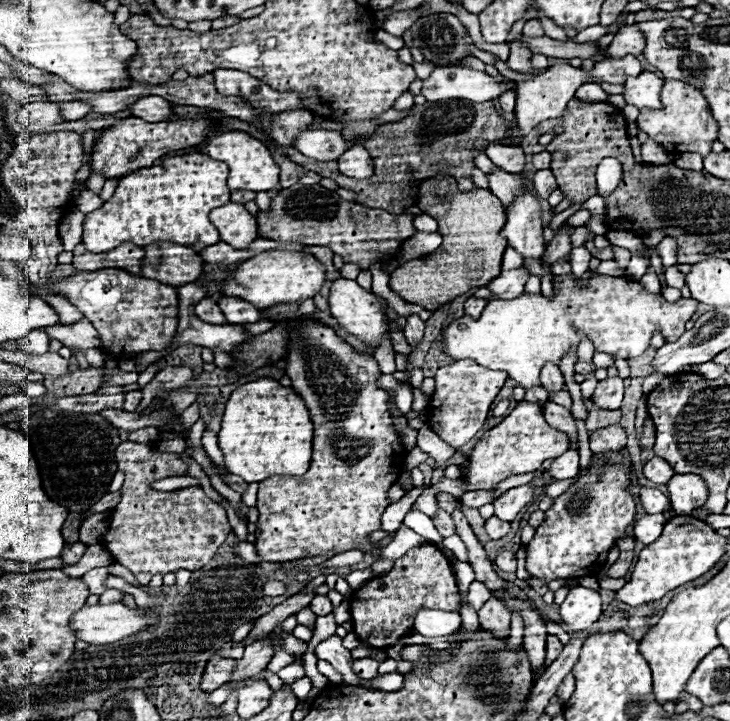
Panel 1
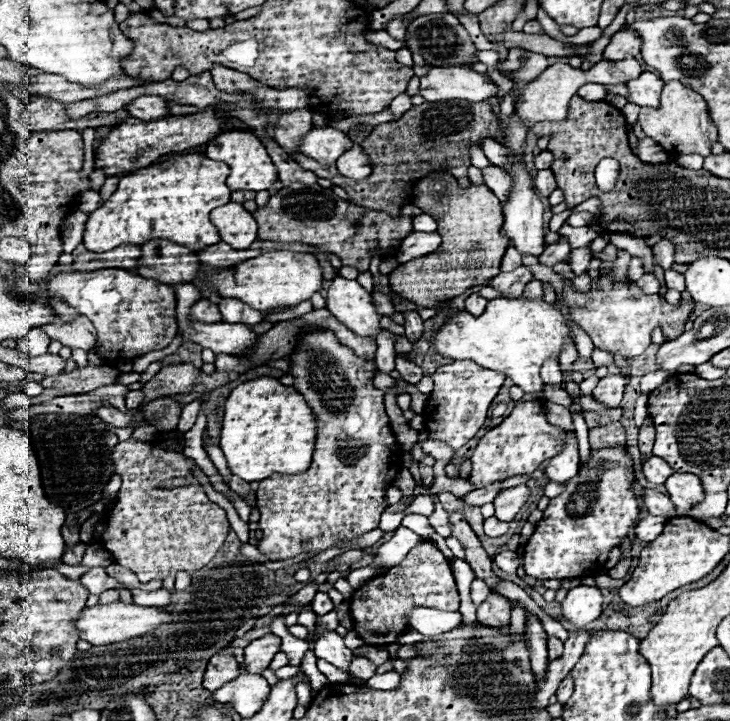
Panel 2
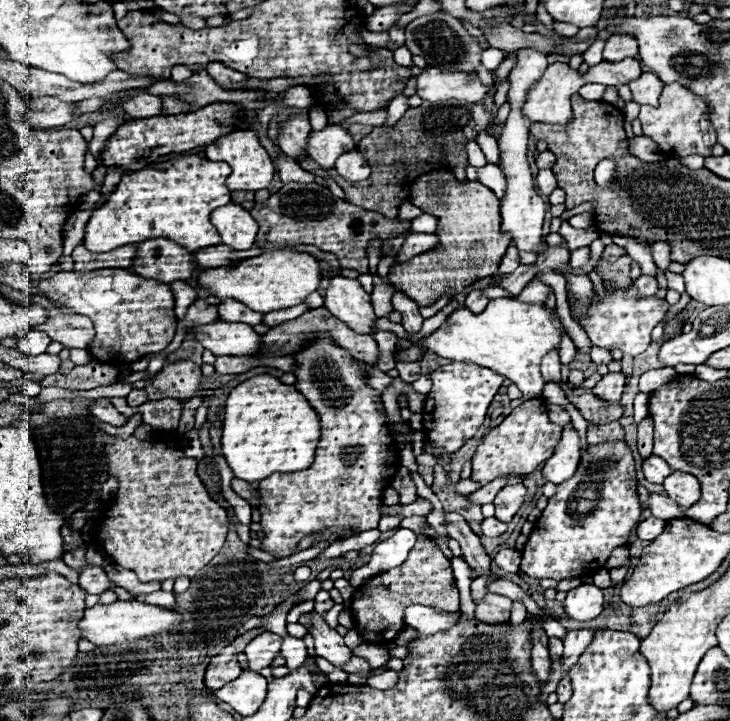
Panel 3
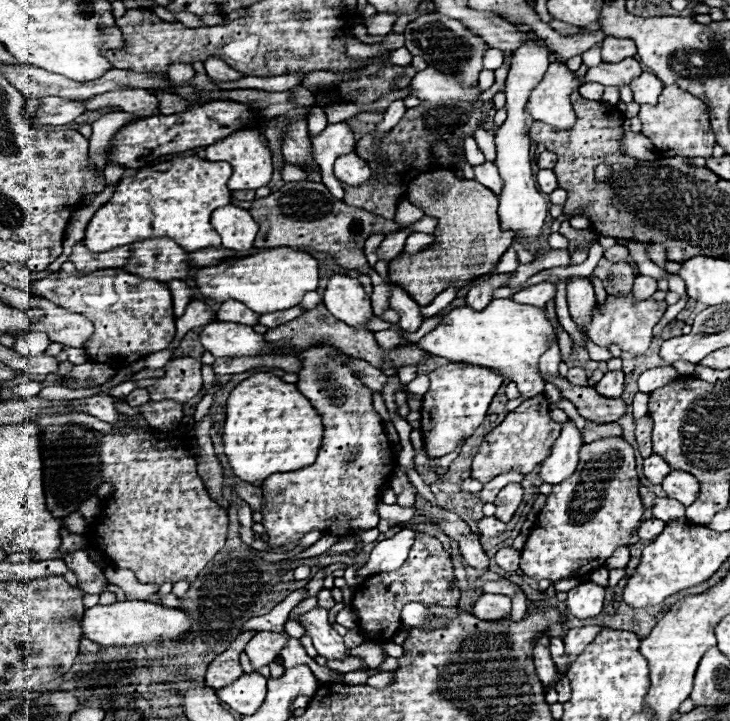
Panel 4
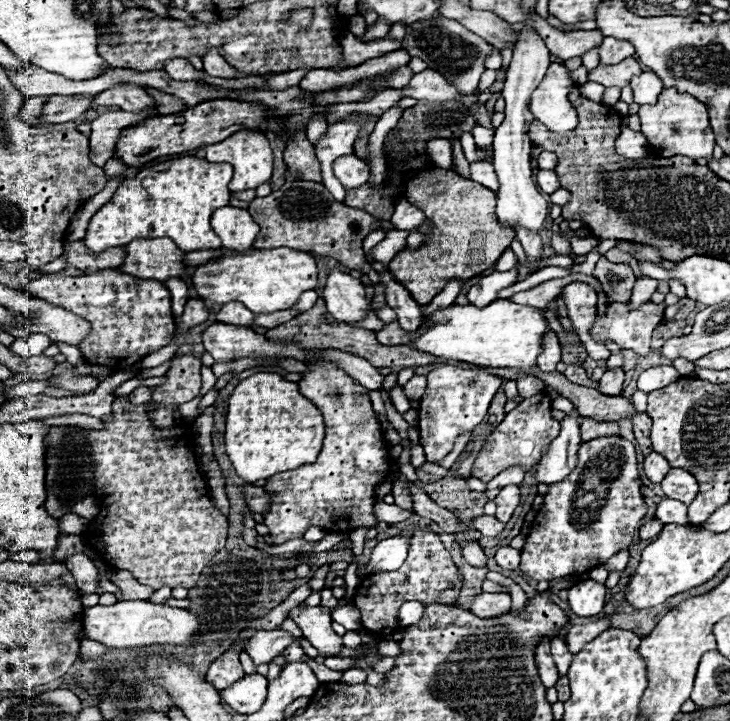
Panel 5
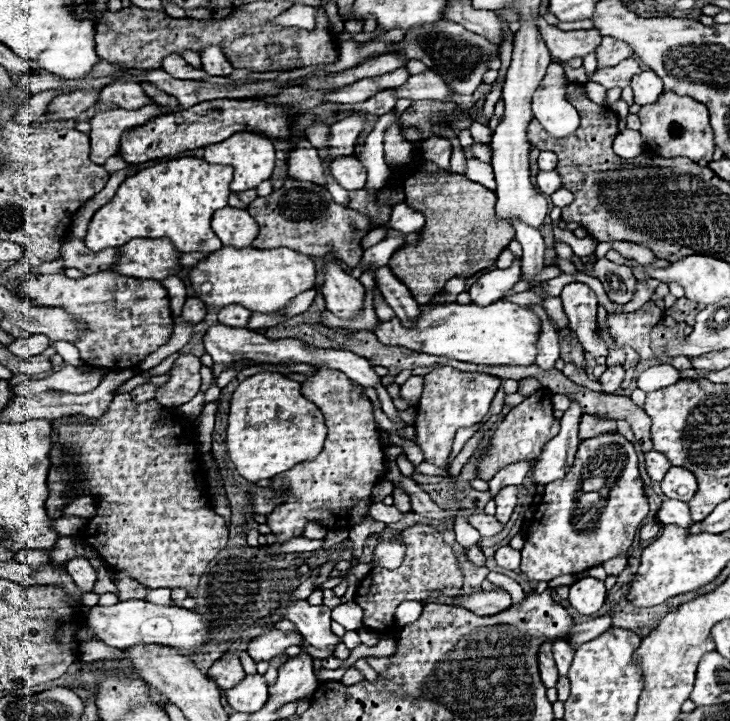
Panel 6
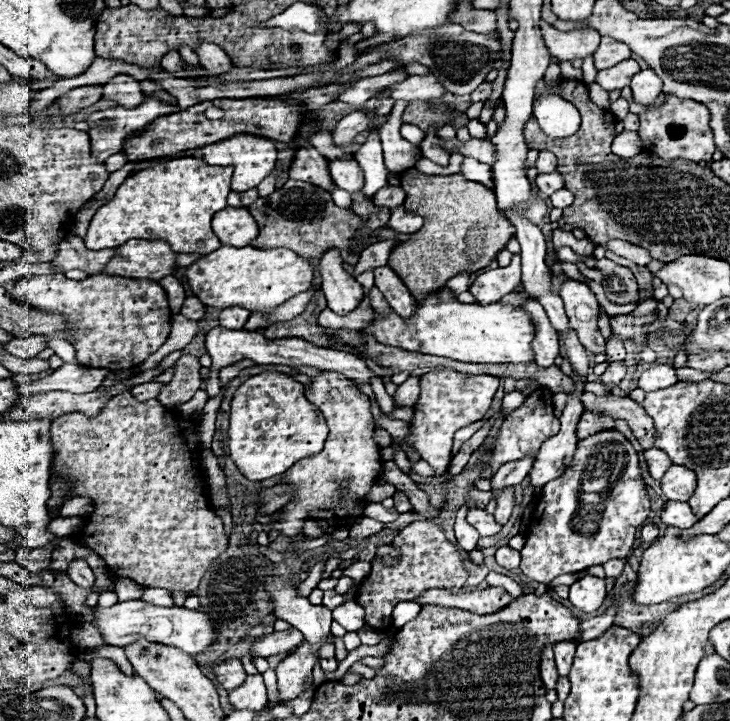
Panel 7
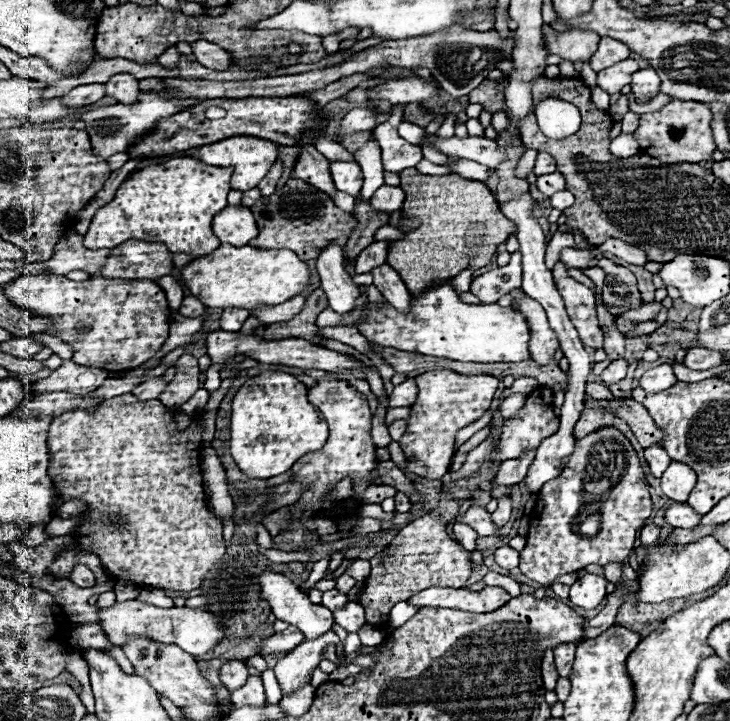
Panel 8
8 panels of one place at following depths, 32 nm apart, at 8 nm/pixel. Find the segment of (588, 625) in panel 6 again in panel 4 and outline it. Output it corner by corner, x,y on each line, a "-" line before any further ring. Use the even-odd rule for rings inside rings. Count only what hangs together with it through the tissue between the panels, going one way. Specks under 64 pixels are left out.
584,626
584,628
568,630
568,634
564,636
564,648
566,648
570,664
576,660
578,652
584,652
586,644
590,644
590,640
594,640
594,636
600,630
604,630
604,628
602,626

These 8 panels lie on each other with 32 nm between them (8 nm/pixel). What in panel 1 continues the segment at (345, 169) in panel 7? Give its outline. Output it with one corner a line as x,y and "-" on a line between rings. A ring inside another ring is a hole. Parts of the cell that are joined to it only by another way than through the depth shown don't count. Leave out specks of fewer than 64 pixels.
362,146
346,150
338,158
338,168
344,176
354,180
368,180
370,176
374,176
374,160
370,160
370,154

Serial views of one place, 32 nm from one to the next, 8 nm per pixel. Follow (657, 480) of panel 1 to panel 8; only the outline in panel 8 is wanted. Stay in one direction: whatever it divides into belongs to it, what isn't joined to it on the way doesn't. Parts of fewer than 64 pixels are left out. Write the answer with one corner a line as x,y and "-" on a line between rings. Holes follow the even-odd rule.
652,444
650,448
646,448
644,450
644,456
646,456
646,462
648,462
648,466
650,466
650,472
652,472
652,476
654,478
662,478
662,472
670,466
670,458
668,458
668,454
666,454
666,450
664,448
660,448
660,446
656,446
656,444

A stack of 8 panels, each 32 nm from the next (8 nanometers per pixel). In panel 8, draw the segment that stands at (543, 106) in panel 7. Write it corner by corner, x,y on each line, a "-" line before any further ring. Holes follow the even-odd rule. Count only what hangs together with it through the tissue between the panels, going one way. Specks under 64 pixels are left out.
546,98
536,108
534,114
538,118
540,130
548,138
568,138
581,125
581,115
573,104
562,102
558,98

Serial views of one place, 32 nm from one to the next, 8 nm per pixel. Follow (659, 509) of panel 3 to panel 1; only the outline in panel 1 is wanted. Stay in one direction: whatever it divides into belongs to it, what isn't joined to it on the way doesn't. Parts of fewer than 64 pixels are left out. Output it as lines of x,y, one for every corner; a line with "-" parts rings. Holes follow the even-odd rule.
642,486
640,488
640,504
646,508
648,514
662,514
670,500
656,488
648,488
648,486

